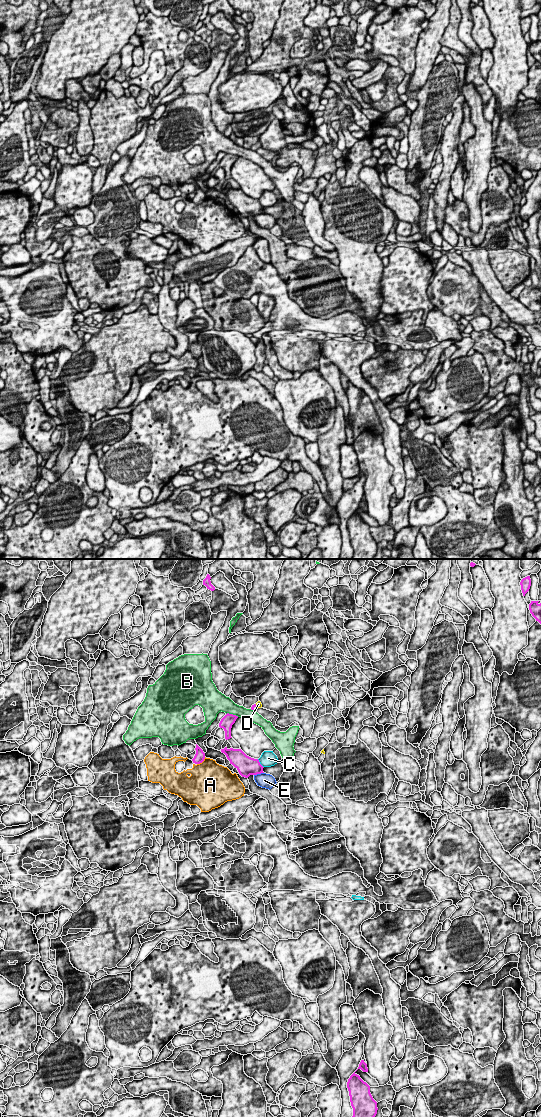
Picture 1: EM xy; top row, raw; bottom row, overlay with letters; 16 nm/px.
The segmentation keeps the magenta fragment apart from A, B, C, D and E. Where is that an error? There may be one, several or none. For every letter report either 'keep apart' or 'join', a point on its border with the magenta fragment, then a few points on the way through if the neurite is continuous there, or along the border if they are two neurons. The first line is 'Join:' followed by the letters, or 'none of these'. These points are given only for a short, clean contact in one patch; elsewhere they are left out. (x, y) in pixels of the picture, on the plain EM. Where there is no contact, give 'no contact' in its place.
Join: D
A: keep apart | xy (201, 202)
B: keep apart | xy (232, 154)
C: keep apart | xy (259, 203)
D: join | xy (256, 146) | across xy (254, 147), (256, 146), (258, 144)
E: keep apart | xy (258, 213) | along xy (263, 212), (254, 215)

